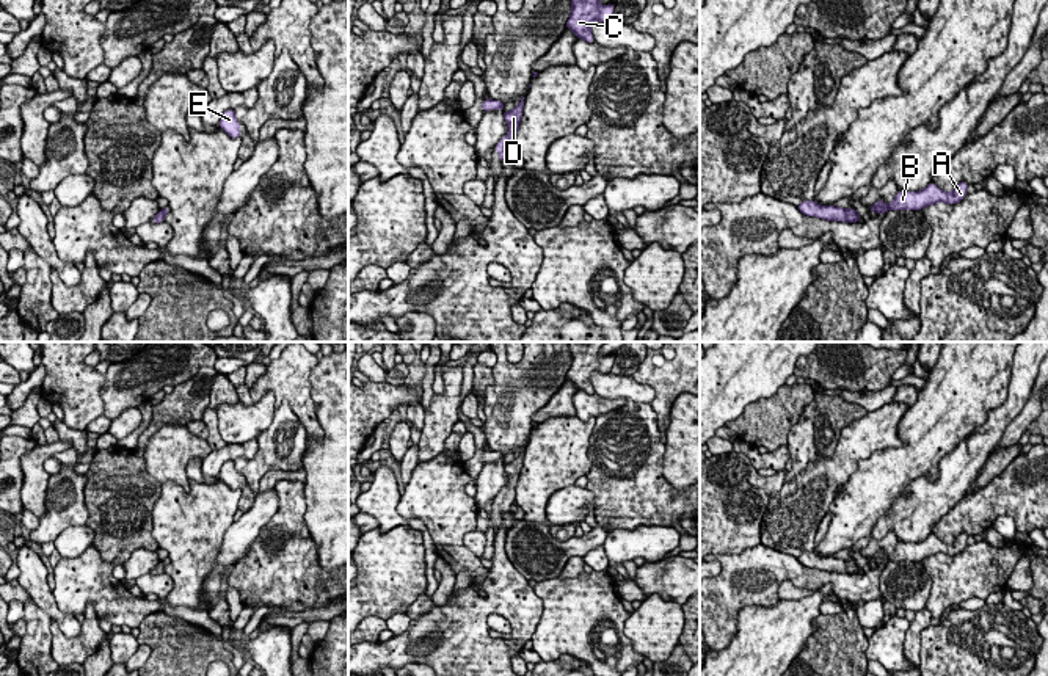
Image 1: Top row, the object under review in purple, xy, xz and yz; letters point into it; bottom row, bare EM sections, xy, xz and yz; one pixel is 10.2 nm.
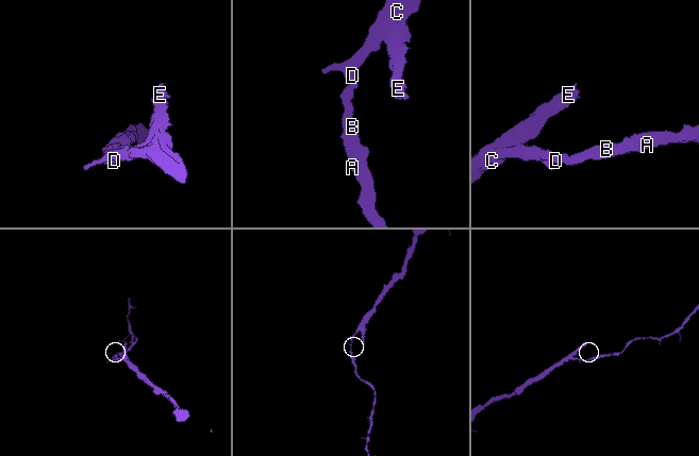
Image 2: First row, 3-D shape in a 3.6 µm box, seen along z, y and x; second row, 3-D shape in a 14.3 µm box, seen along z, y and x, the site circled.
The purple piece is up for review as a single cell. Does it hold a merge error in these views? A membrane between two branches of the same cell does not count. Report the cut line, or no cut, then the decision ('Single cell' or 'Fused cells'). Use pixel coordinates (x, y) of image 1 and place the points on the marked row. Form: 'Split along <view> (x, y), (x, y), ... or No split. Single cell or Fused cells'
No split. Single cell

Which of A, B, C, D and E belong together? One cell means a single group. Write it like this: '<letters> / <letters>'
A B C D E

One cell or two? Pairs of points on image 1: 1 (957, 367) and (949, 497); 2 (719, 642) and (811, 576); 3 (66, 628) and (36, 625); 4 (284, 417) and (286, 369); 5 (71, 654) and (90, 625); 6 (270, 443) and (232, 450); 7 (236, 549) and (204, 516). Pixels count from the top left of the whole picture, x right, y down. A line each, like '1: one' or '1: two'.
1: two
2: one
3: two
4: two
5: one
6: two
7: two

